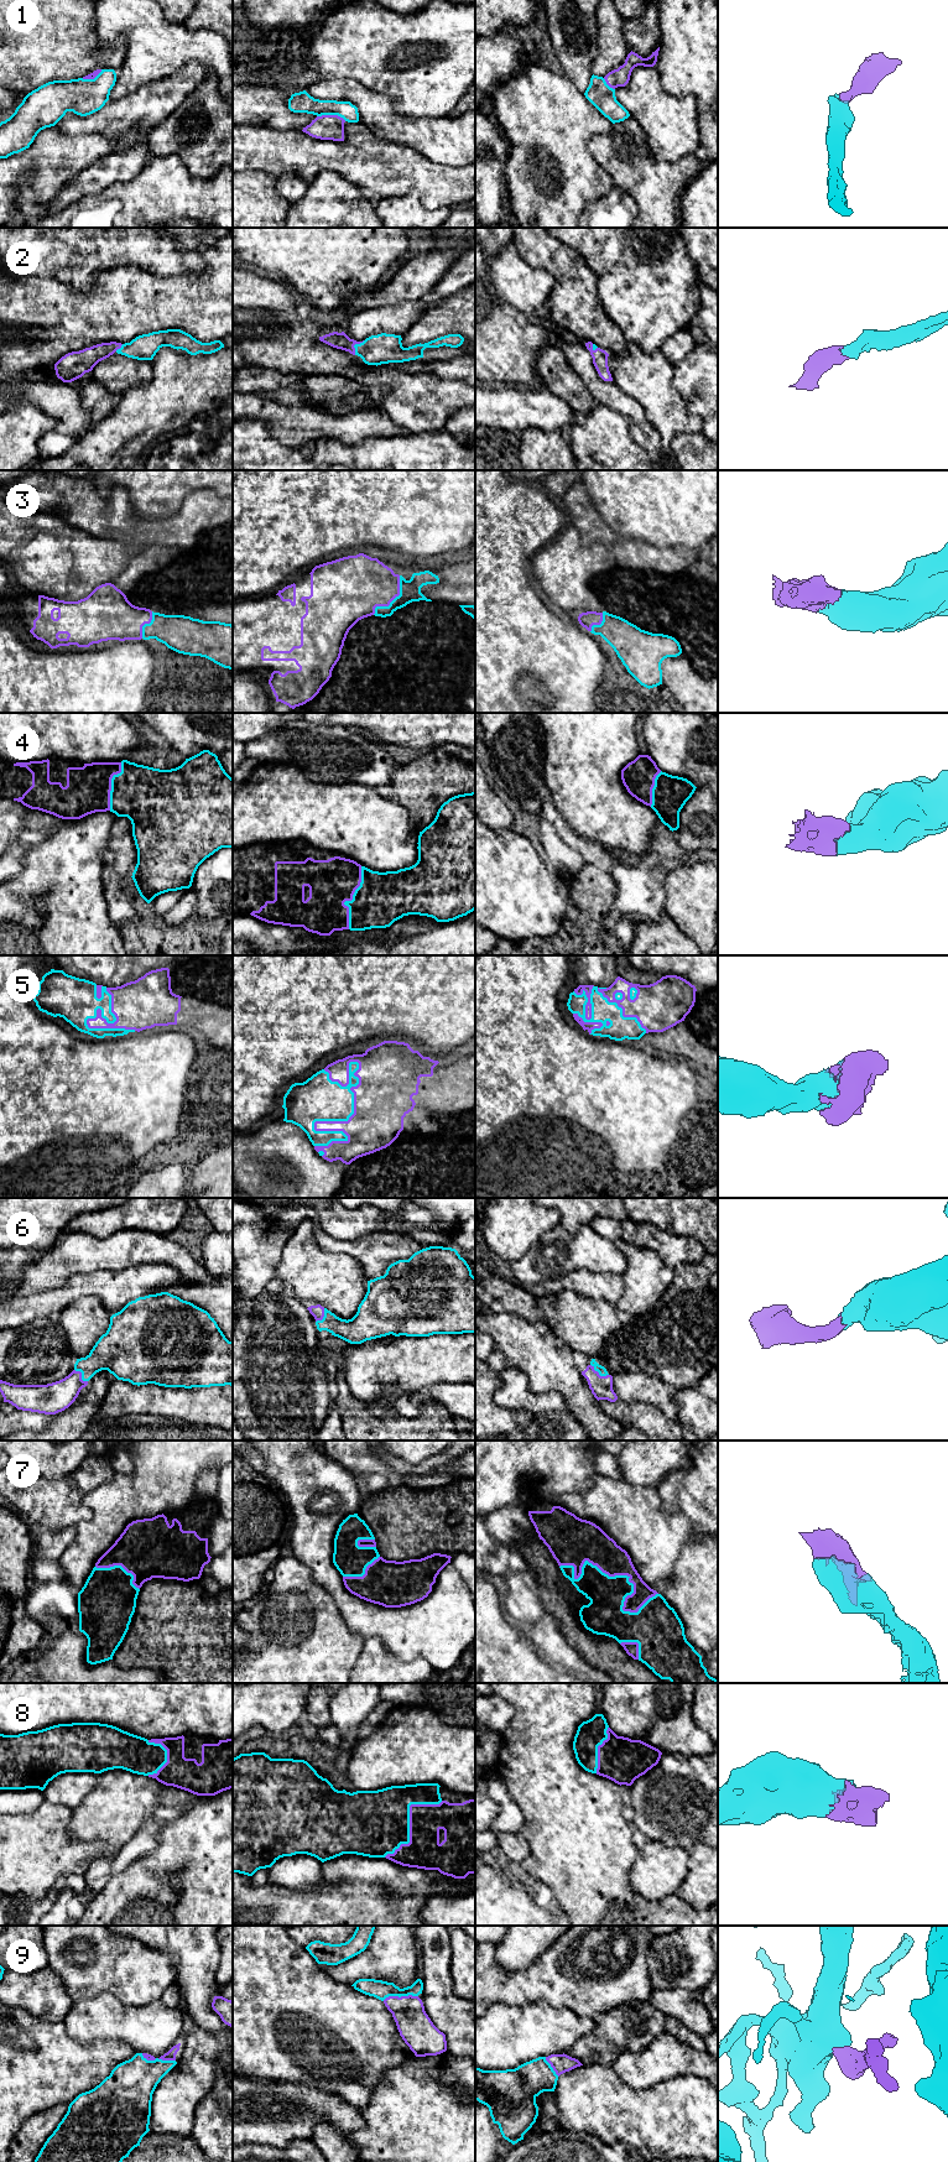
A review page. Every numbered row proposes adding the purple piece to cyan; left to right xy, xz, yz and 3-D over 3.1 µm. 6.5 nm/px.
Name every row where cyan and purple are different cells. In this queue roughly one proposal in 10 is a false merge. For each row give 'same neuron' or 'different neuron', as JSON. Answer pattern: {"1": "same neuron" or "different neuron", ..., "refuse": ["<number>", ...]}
{"1": "same neuron", "2": "same neuron", "3": "same neuron", "4": "same neuron", "5": "same neuron", "6": "same neuron", "7": "same neuron", "8": "same neuron", "9": "same neuron", "refuse": []}

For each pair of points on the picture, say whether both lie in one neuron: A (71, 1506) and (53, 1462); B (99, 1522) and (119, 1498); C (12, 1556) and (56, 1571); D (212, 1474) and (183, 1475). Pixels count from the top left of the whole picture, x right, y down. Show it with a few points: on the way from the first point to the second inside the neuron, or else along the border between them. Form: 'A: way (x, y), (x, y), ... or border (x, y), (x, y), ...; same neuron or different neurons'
A: border (84, 1460), (58, 1478), (43, 1479); different neurons
B: way (105, 1516), (115, 1504); same neuron
C: border (34, 1557), (30, 1564), (29, 1589); different neurons
D: border (215, 1462), (211, 1462), (199, 1474), (193, 1495); different neurons

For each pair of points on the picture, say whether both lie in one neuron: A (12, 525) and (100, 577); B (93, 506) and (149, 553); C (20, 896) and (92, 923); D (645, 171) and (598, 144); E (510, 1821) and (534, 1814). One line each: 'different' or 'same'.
A: same
B: different
C: same
D: same
E: different

